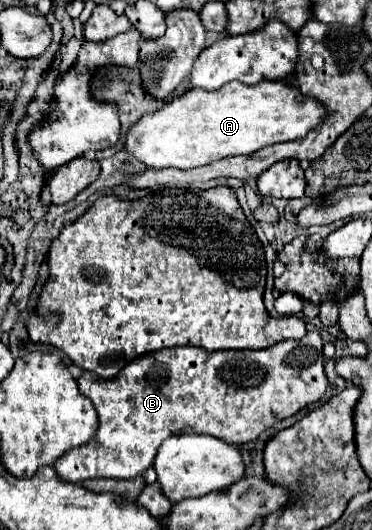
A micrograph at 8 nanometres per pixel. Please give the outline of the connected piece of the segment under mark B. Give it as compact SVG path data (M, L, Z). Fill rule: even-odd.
M308 331L298 341L280 341L264 351L208 353L200 347L160 349L156 353L148 353L132 361L114 379L102 379L96 377L96 373L82 373L82 377L78 379L78 387L82 395L90 397L98 411L98 431L96 439L86 443L82 449L76 447L66 451L54 463L54 469L60 479L70 483L80 483L84 479L94 477L138 477L154 463L158 447L170 435L204 433L228 441L232 445L246 445L250 441L256 441L260 433L264 433L276 421L282 421L298 413L308 403L318 401L328 387L328 379L324 373L322 337L318 331Z

